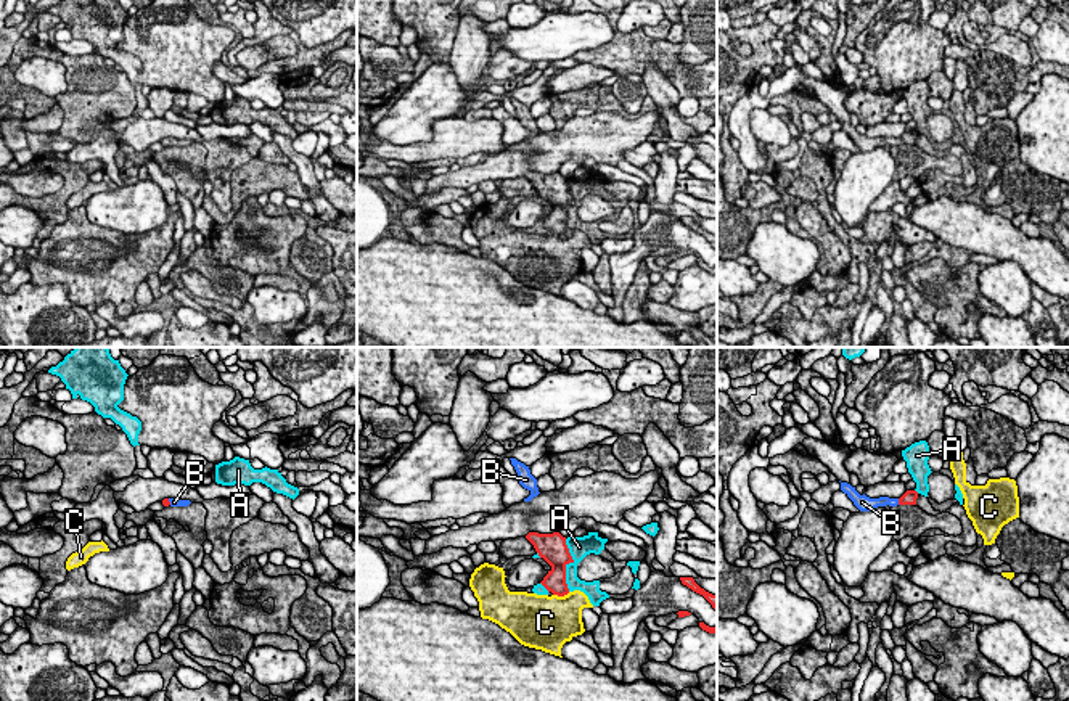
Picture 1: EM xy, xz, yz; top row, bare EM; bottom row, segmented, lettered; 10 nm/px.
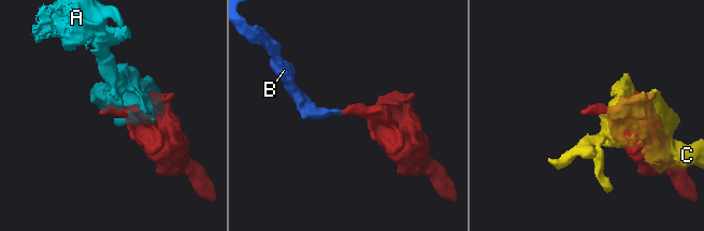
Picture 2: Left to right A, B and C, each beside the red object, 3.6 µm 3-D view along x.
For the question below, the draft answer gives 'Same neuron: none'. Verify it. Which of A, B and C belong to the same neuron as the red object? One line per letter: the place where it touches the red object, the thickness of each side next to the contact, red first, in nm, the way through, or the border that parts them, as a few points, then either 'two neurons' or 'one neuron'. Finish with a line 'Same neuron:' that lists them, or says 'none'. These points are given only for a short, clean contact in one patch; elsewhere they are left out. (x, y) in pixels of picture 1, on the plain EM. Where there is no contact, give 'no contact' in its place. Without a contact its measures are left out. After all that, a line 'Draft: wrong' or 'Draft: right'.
A: contact xz (568, 203); calibres 280 and 220 nm; two neurons
B: contact yz (899, 142); calibres 140 and 100 nm; way yz (909, 137), (899, 142), (883, 140); one neuron
C: contact xz (561, 235); calibres 220 and 480 nm; two neurons
Same neuron: B
Draft: wrong

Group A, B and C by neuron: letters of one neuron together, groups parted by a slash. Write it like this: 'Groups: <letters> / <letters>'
Groups: A / B / C

